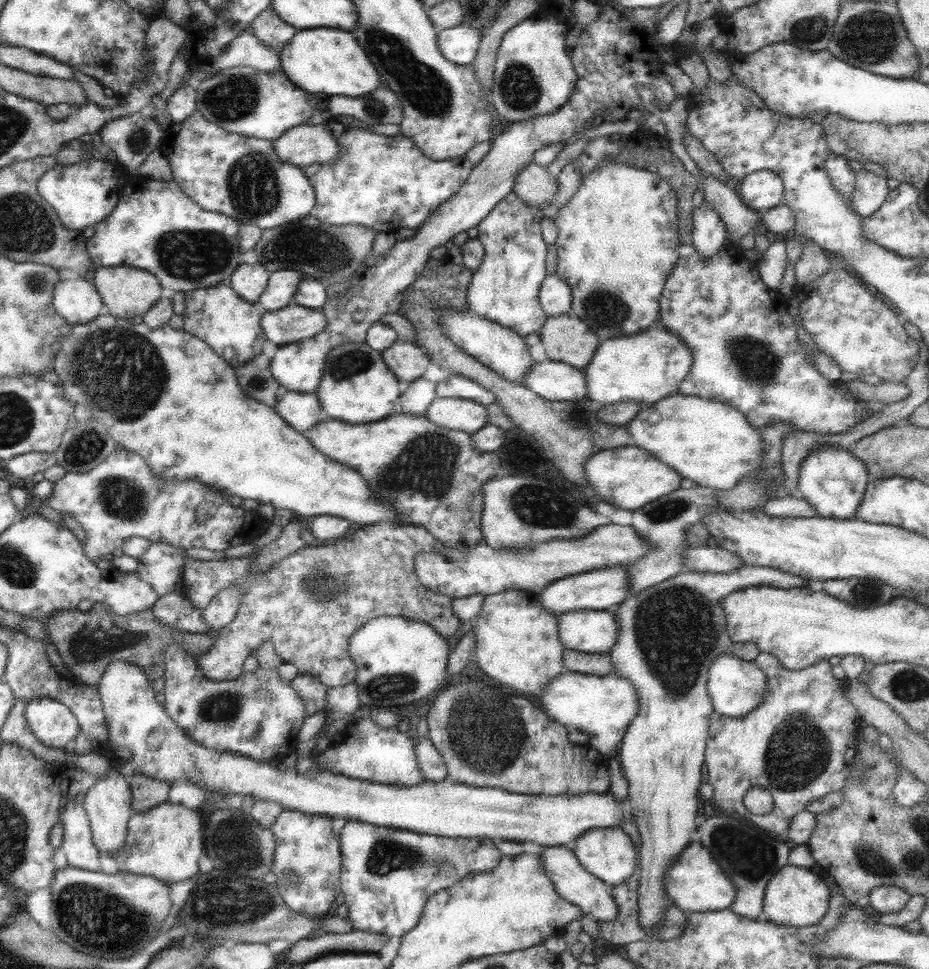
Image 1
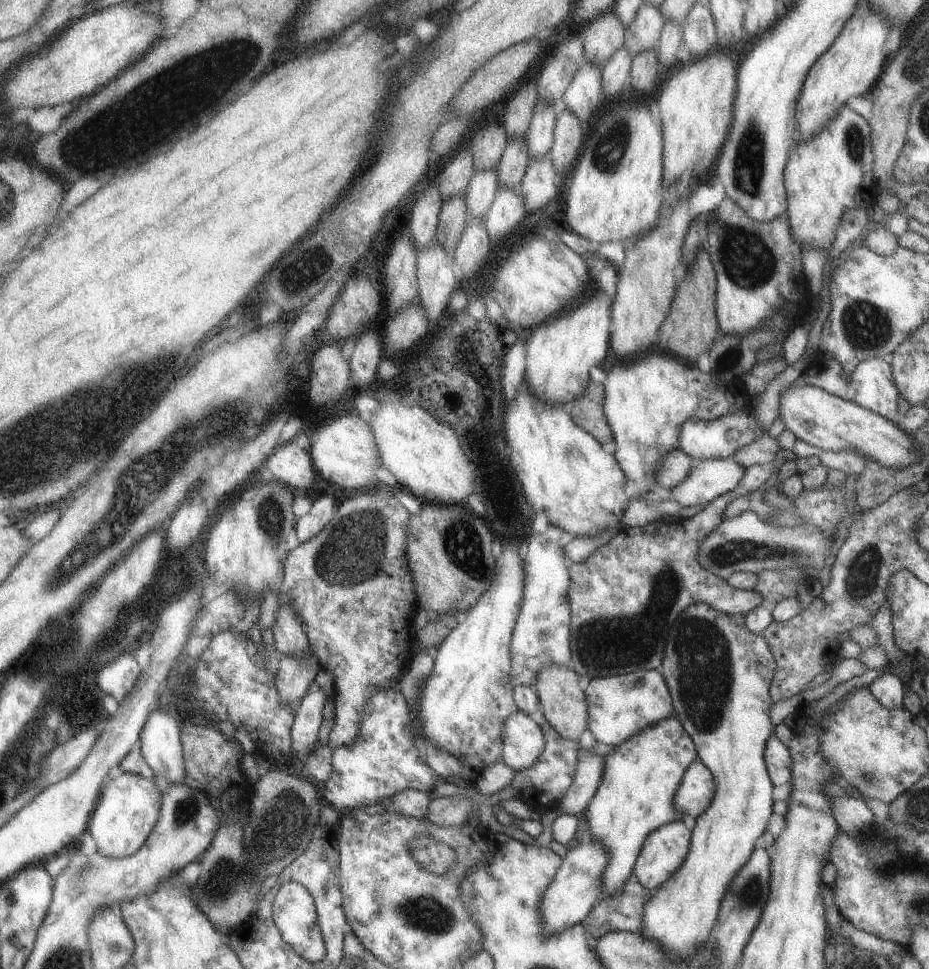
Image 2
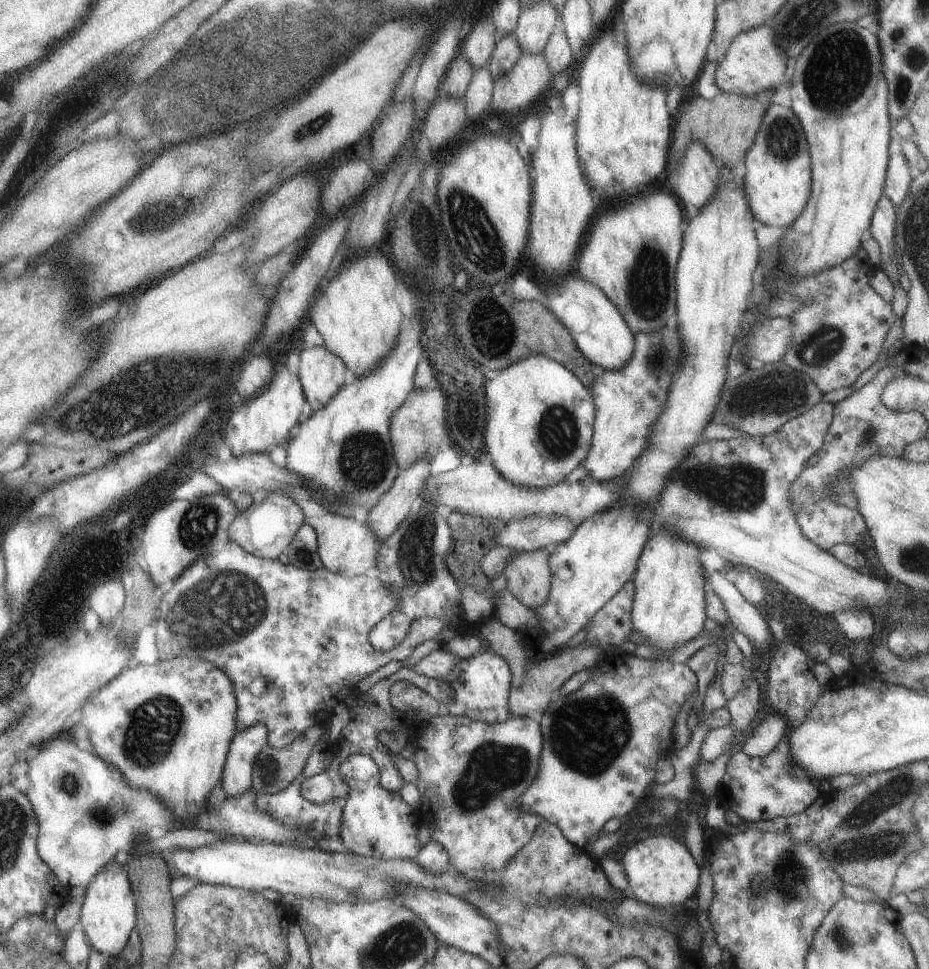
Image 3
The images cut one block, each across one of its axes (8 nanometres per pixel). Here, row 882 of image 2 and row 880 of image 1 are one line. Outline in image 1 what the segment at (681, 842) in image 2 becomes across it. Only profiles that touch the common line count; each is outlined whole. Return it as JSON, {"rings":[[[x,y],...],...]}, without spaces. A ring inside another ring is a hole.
{"rings":[[[742,565],[729,573],[701,573],[694,570],[685,570],[683,573],[664,580],[664,582],[659,582],[654,586],[650,586],[650,588],[645,588],[644,590],[630,595],[624,602],[618,605],[618,610],[616,610],[615,614],[619,626],[618,636],[615,645],[612,646],[608,653],[611,656],[611,663],[613,664],[613,674],[618,675],[620,678],[627,679],[630,683],[634,684],[636,695],[638,695],[638,714],[634,716],[634,720],[626,727],[618,749],[618,756],[620,756],[620,766],[623,775],[628,783],[626,804],[630,814],[632,814],[632,821],[635,826],[638,827],[641,836],[641,845],[638,848],[639,855],[637,858],[637,864],[640,865],[641,868],[637,895],[640,926],[642,926],[647,933],[655,931],[661,925],[661,922],[664,920],[663,914],[665,908],[670,904],[667,899],[667,894],[665,893],[666,869],[669,869],[670,863],[678,856],[678,853],[682,852],[682,850],[690,844],[690,832],[697,830],[696,817],[698,812],[699,786],[701,785],[700,780],[702,780],[702,763],[704,763],[705,760],[706,740],[709,737],[710,716],[714,712],[712,701],[710,700],[710,696],[708,696],[708,690],[706,690],[706,684],[708,684],[708,675],[712,663],[721,654],[726,654],[728,648],[733,646],[734,643],[730,638],[729,630],[726,626],[726,617],[721,605],[722,601],[729,596],[729,594],[748,587],[770,586],[788,590],[790,588],[808,585],[808,582],[810,582],[810,580],[805,580],[805,578],[796,576],[795,574],[763,566]]]}

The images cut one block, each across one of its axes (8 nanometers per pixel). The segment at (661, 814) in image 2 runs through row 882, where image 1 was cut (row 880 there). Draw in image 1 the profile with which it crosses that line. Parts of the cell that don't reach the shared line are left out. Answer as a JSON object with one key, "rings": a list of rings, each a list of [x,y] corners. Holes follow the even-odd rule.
{"rings":[[[620,827],[588,830],[571,847],[584,870],[612,887],[622,884],[637,867],[638,849],[630,835]]]}

